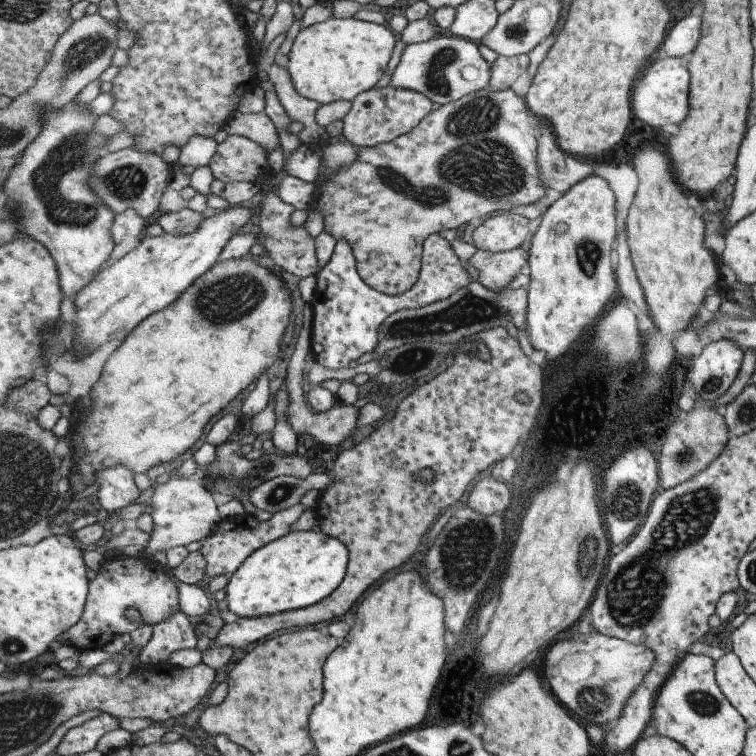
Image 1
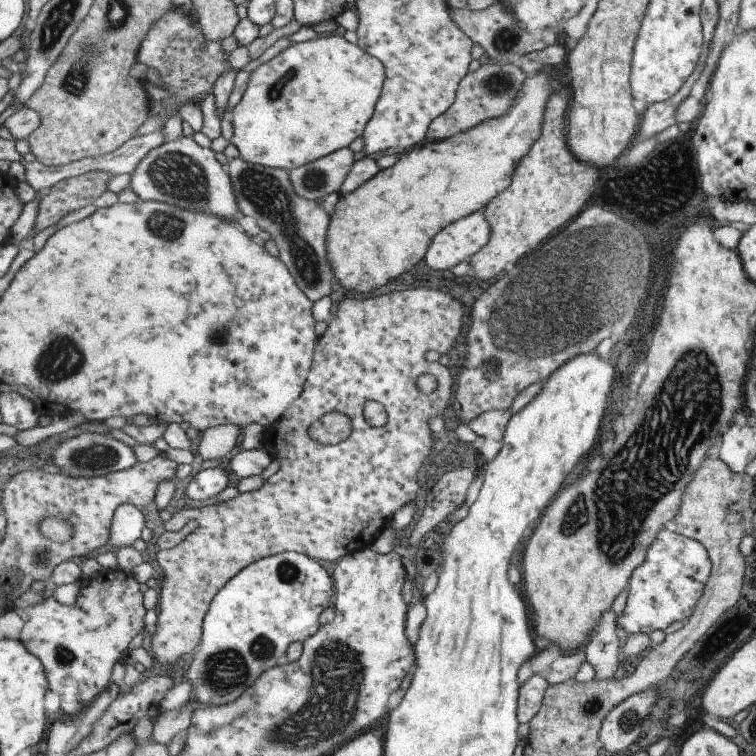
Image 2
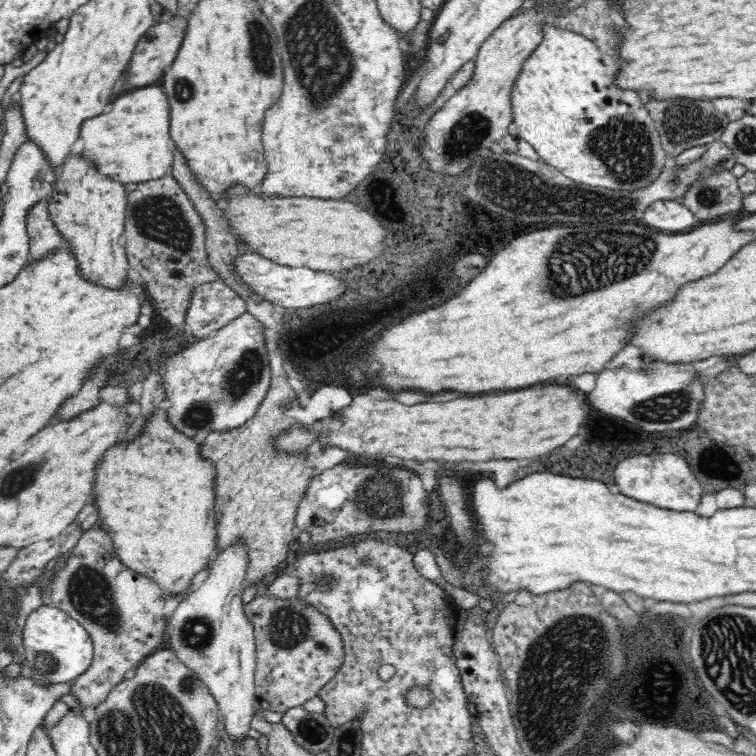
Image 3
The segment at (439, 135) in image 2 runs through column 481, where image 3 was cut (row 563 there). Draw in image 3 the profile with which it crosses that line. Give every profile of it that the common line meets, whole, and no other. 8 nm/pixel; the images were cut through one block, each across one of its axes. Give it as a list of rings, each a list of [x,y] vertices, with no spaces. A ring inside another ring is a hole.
[[[92,528],[88,532],[82,532],[82,538],[68,552],[68,556],[62,560],[60,568],[56,568],[50,580],[50,600],[54,608],[64,610],[68,616],[78,620],[86,628],[94,644],[94,656],[92,656],[90,668],[82,676],[70,682],[70,694],[76,696],[76,702],[78,702],[78,706],[70,710],[80,712],[82,716],[88,710],[96,710],[108,698],[114,686],[118,686],[124,680],[126,670],[138,668],[146,658],[156,654],[156,650],[168,646],[170,622],[166,620],[164,610],[162,610],[166,602],[162,588],[152,578],[144,578],[136,574],[132,568],[124,566],[116,556],[110,534],[106,534],[102,528]]]

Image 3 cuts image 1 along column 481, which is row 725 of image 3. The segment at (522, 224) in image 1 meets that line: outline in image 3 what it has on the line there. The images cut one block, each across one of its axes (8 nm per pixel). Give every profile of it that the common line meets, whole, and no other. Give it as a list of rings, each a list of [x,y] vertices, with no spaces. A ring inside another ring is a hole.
[[[242,544],[222,550],[212,562],[208,578],[178,604],[174,618],[170,620],[168,636],[168,648],[172,648],[176,656],[198,674],[204,688],[214,696],[220,712],[218,718],[222,720],[230,742],[236,746],[248,738],[258,708],[254,626],[246,618],[240,602],[246,566],[248,556]]]

